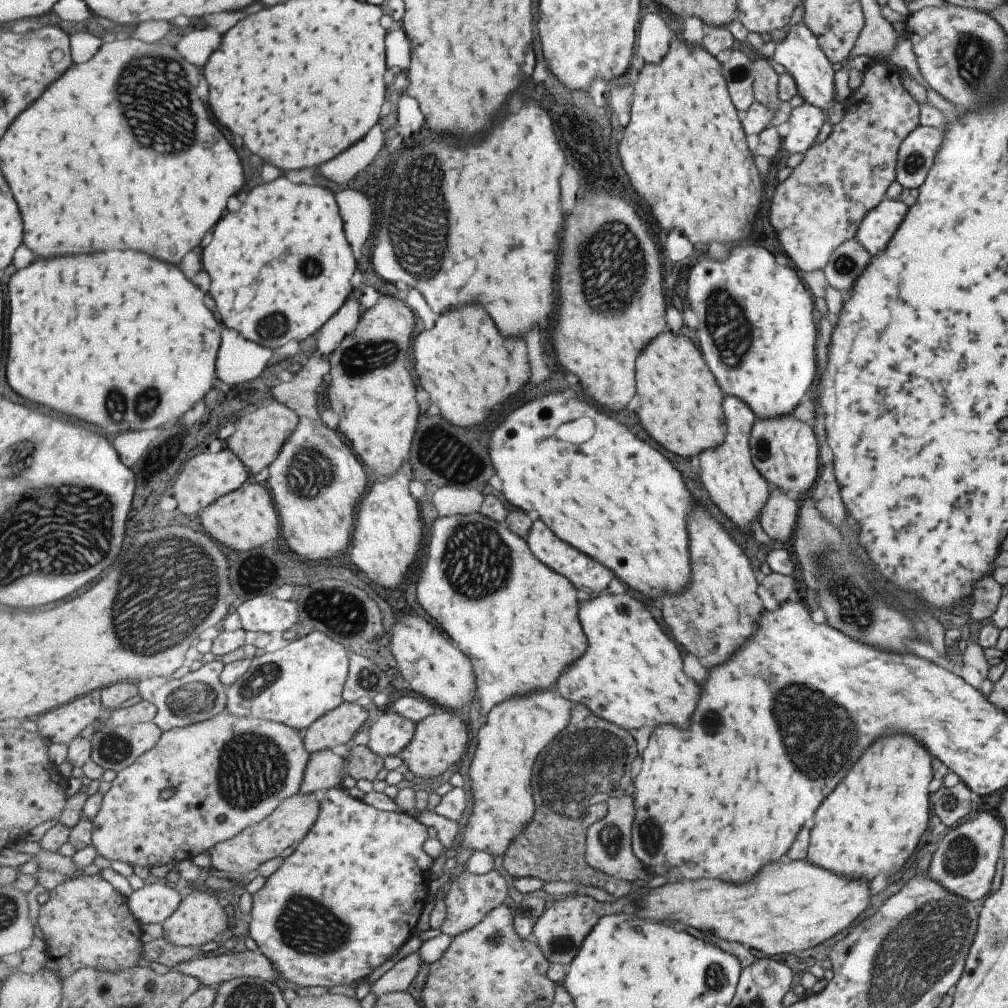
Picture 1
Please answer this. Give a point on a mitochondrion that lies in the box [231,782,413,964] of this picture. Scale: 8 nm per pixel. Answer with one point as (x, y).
(307, 925)

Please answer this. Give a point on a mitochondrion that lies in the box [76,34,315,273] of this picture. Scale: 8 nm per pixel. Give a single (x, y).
(163, 108)

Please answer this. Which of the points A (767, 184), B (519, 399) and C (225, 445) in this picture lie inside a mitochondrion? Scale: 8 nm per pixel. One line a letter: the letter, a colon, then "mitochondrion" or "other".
A: other
B: other
C: other

